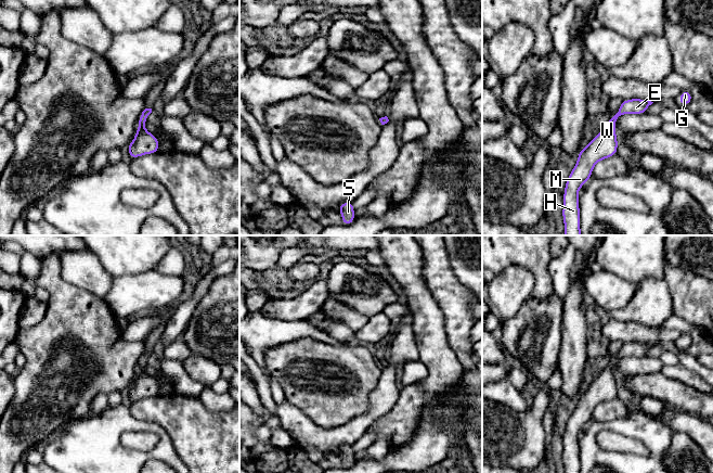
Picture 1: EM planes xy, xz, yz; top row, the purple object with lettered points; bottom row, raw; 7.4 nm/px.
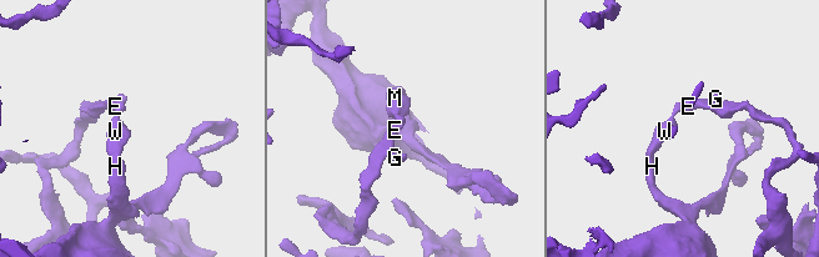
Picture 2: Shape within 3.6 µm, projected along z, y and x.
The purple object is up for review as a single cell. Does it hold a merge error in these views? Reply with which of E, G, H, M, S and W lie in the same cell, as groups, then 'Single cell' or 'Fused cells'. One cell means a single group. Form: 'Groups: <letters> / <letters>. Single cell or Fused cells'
Groups: E G H M S W. Single cell

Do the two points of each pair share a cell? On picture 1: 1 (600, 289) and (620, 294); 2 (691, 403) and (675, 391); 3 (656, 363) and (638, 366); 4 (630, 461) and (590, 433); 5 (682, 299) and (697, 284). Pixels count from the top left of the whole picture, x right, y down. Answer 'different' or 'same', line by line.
1: same
2: same
3: same
4: same
5: same

